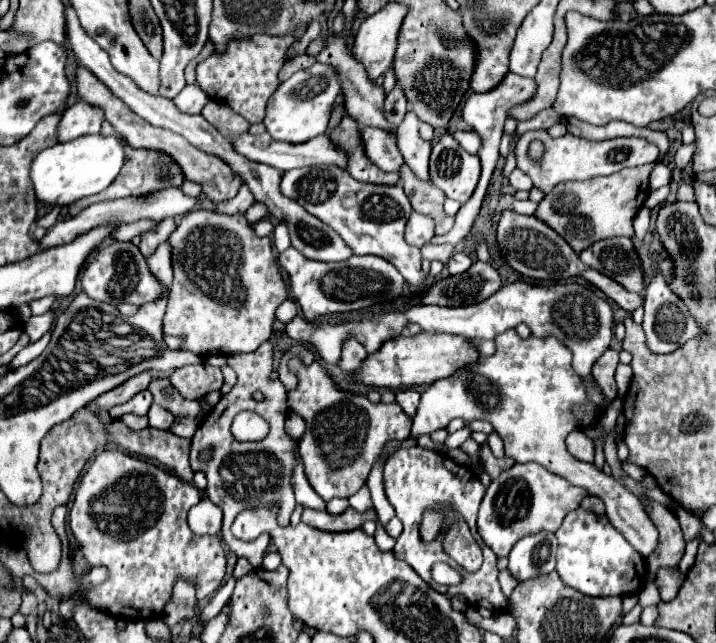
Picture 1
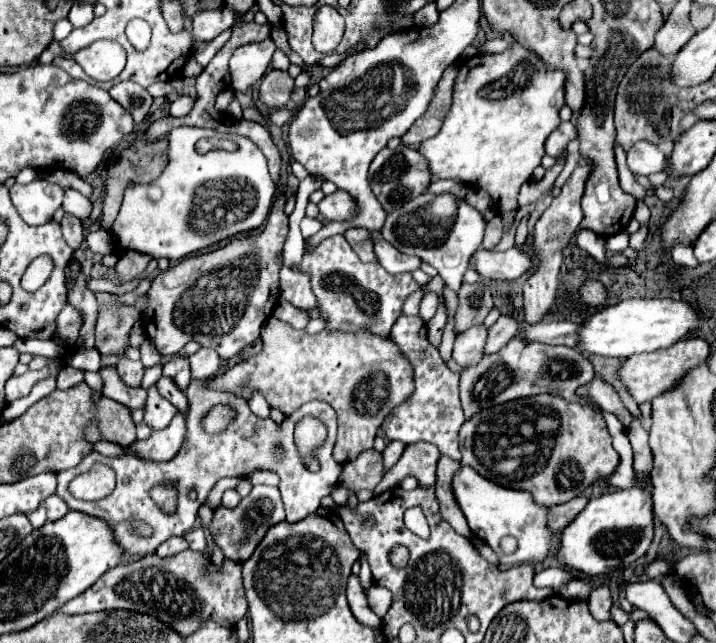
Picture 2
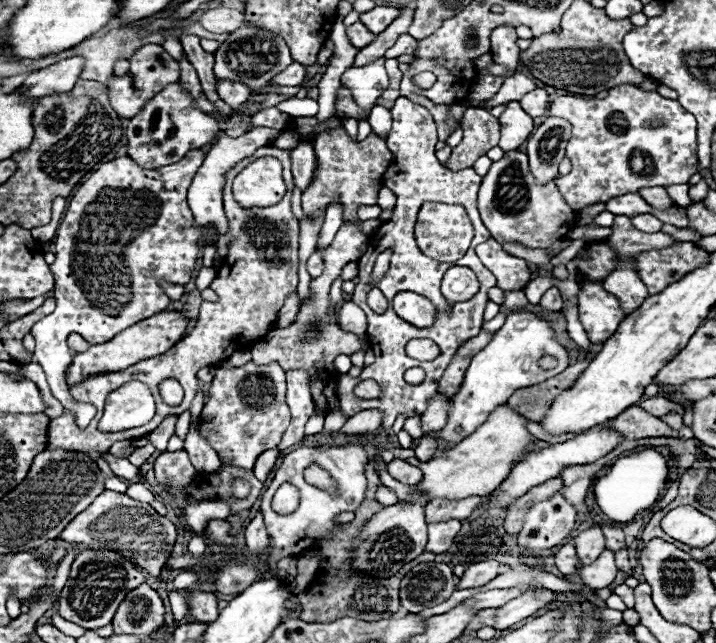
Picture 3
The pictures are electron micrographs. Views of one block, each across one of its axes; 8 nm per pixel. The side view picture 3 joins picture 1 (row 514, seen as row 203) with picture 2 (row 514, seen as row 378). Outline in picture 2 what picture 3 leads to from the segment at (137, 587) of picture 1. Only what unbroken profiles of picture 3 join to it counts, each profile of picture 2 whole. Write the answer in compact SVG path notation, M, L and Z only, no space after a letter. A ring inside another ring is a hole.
M52 494L50 498L46 498L46 510L48 510L48 520L60 520L62 516L66 516L68 514L68 506L66 506L66 502L60 498L60 496L56 496L56 494Z

